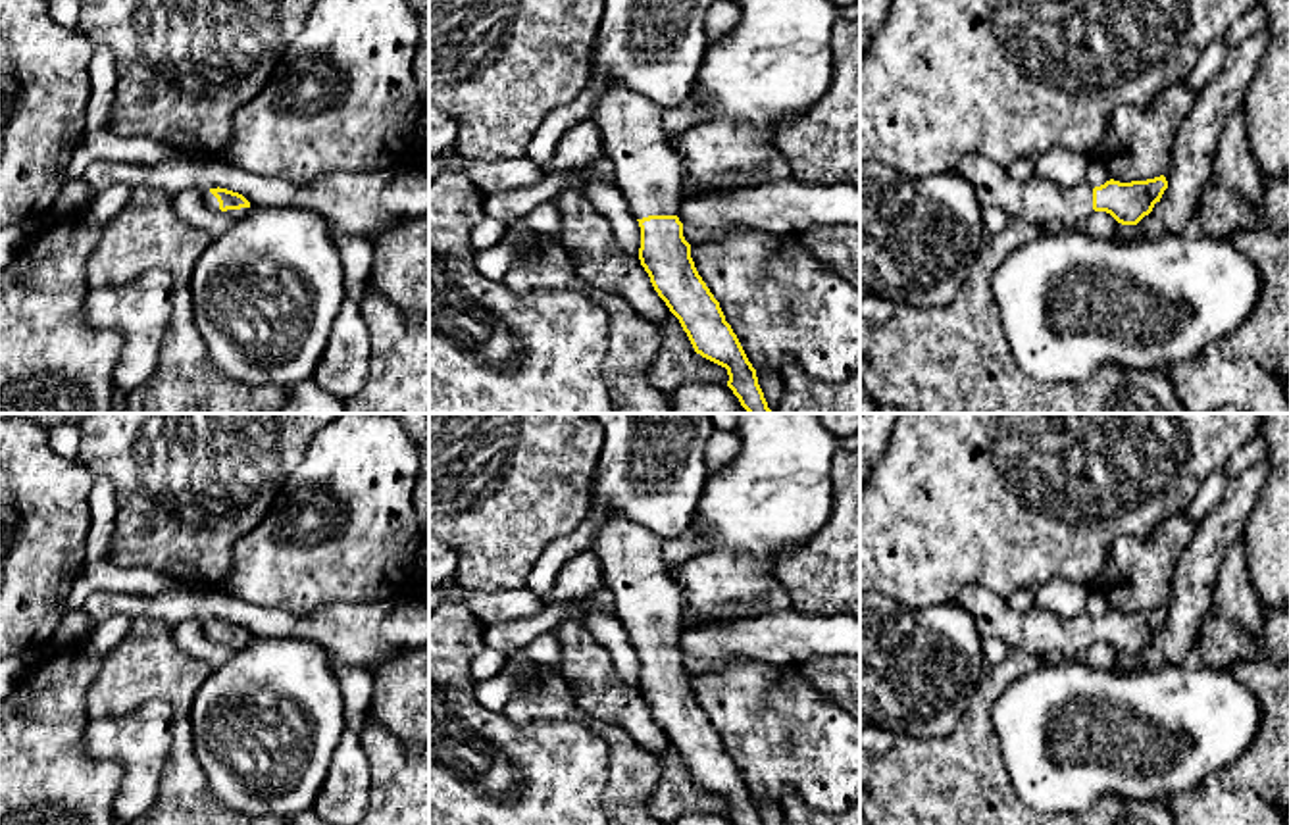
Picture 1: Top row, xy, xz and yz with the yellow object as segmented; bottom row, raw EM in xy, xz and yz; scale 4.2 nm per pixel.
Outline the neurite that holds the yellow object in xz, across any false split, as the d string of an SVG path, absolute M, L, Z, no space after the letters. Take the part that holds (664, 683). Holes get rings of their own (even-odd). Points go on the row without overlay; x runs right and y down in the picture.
M608 515L591 552L614 592L614 613L639 652L639 690L654 721L679 750L695 783L727 800L733 825L764 825L756 800L691 688L677 648L683 590L668 573L662 546L664 538L654 531L623 515Z

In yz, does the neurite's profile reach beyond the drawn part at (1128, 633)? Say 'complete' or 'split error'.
split error

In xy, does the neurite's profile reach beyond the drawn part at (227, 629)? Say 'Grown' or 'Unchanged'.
Grown

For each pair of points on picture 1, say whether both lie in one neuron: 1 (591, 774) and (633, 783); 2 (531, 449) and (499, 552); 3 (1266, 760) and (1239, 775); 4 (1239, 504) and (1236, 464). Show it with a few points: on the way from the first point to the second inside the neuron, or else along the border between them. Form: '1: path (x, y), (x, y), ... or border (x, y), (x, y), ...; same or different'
1: border (595, 733), (606, 745), (606, 787), (601, 804); different
2: path (508, 474), (499, 489), (499, 527); same
3: path (1261, 766), (1245, 774); same
4: border (1266, 454), (1230, 479); different

